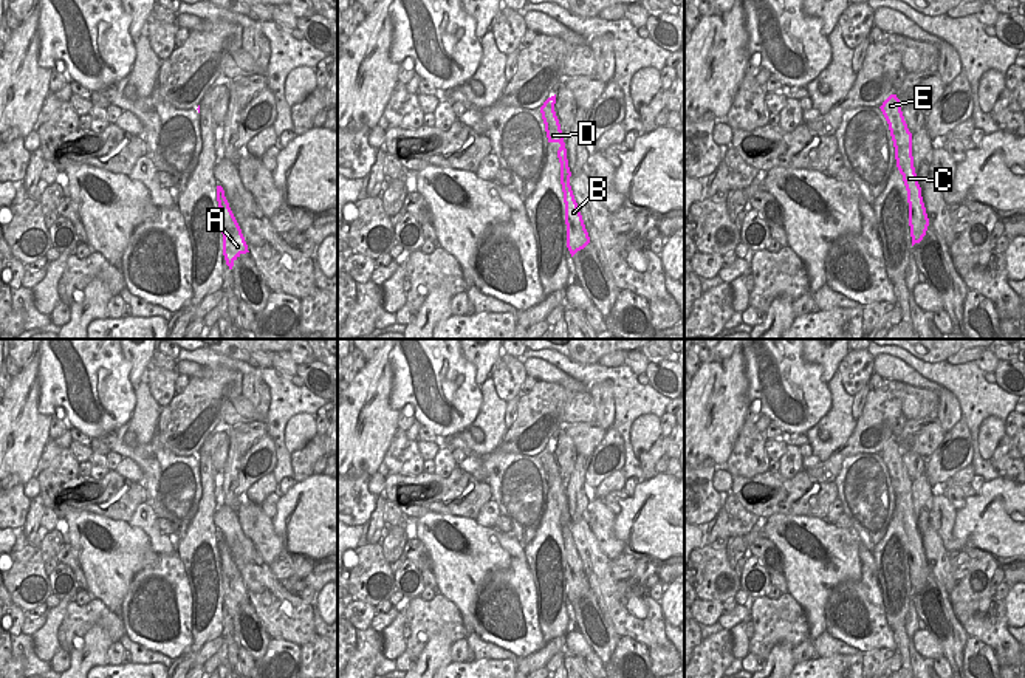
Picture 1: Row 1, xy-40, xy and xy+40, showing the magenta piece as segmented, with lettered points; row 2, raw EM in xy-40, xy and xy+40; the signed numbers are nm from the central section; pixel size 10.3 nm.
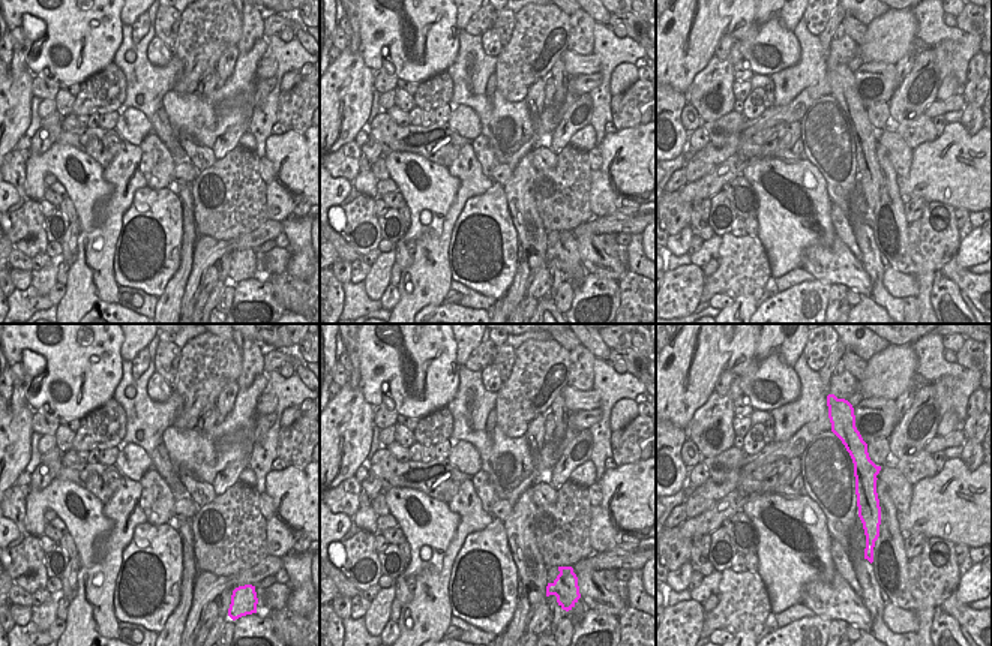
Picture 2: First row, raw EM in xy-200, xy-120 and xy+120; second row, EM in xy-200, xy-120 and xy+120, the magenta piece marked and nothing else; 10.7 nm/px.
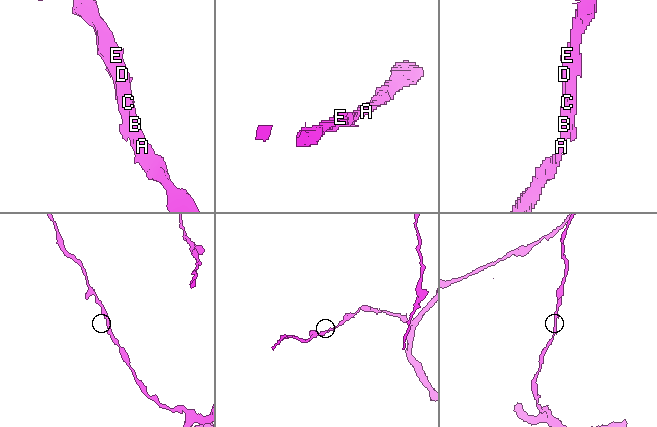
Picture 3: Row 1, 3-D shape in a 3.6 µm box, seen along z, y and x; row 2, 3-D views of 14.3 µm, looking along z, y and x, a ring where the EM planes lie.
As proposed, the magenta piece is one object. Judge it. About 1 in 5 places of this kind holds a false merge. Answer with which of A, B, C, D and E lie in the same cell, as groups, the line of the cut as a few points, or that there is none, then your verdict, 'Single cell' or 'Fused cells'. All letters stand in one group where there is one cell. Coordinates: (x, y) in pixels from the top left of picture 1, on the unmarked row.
Groups: A B C D E. No split. Single cell

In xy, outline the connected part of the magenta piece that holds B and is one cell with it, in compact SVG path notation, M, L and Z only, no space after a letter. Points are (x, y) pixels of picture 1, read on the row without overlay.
M556 441L543 449L543 452L540 454L540 460L545 471L548 489L560 491L557 497L557 505L560 509L560 531L565 550L567 594L573 604L578 598L584 596L590 590L590 584L570 532L571 519L568 514L564 480L554 458L554 450Z

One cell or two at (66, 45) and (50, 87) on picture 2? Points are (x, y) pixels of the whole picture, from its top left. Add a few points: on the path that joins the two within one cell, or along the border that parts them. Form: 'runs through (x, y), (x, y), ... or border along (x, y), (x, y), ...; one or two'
border along (47, 77), (59, 83); two

